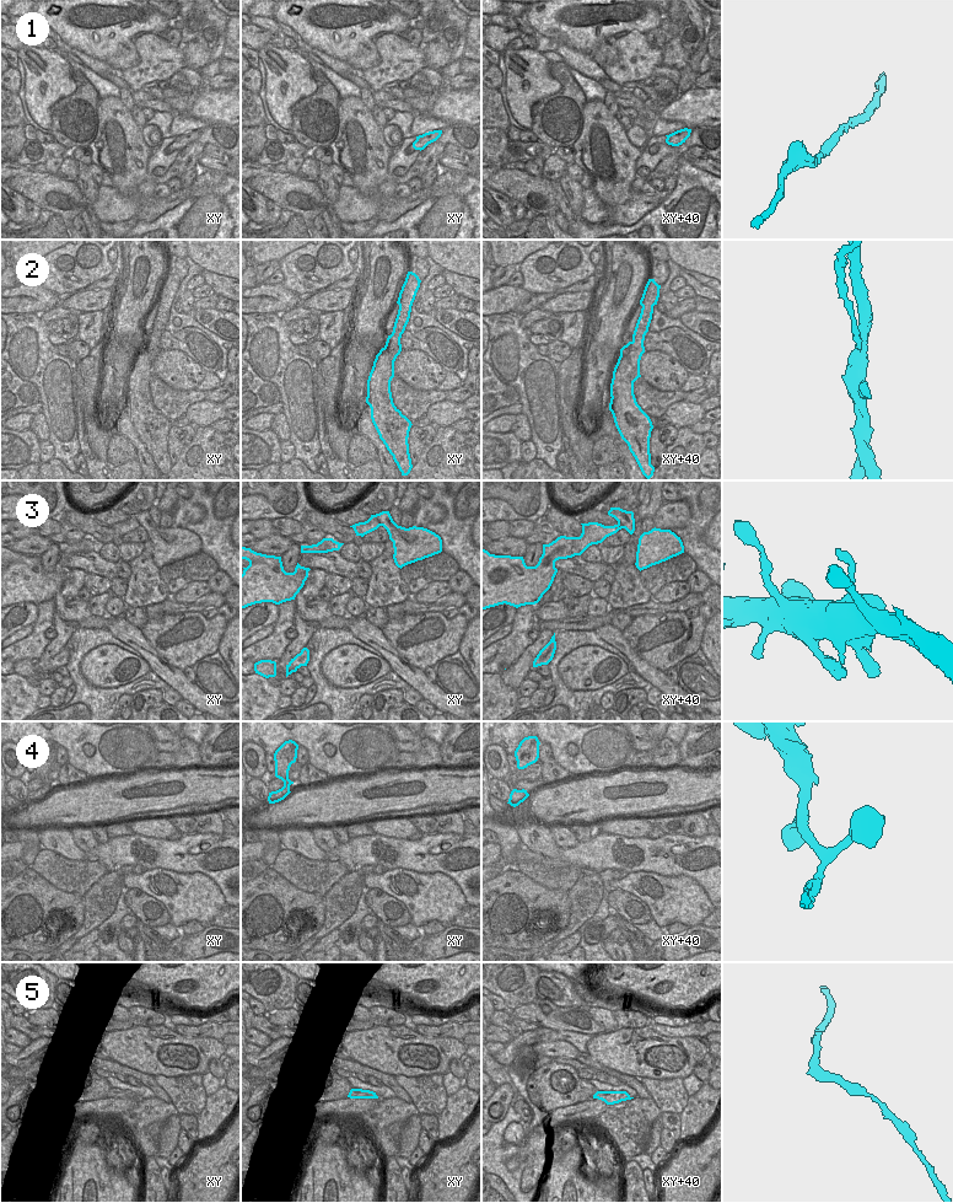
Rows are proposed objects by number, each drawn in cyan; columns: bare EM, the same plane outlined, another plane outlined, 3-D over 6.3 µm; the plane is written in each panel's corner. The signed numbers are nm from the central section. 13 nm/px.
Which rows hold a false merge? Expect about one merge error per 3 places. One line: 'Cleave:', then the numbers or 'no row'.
Cleave: 2

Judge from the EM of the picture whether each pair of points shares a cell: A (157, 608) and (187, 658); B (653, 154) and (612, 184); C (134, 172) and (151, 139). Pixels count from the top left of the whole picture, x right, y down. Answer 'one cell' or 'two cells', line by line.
A: two cells
B: two cells
C: two cells

